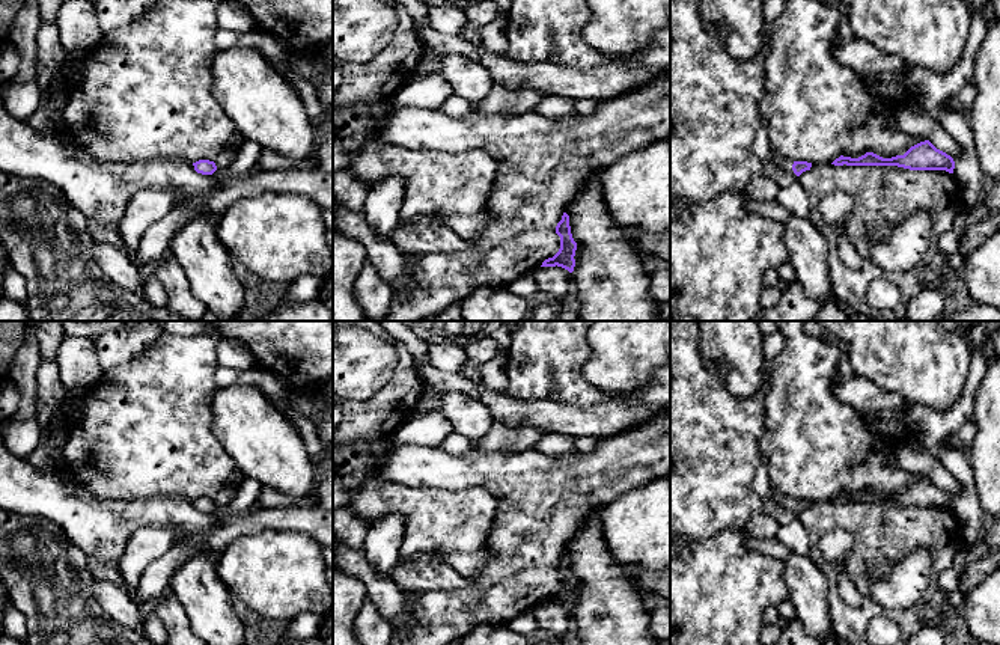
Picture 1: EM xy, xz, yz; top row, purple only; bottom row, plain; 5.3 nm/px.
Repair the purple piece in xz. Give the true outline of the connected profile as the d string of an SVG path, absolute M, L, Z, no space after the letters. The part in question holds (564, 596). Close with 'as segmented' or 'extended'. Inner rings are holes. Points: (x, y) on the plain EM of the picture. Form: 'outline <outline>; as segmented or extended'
outline M563 550L562 558L557 561L556 571L560 574L560 586L553 595L545 597L541 604L557 603L572 610L575 604L574 594L577 588L577 580L572 576L569 553L566 550Z; as segmented

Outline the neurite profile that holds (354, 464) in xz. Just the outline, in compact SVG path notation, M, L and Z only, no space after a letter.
M393 434L373 440L333 443L333 511L348 506L360 487L377 479L384 455L396 446Z

